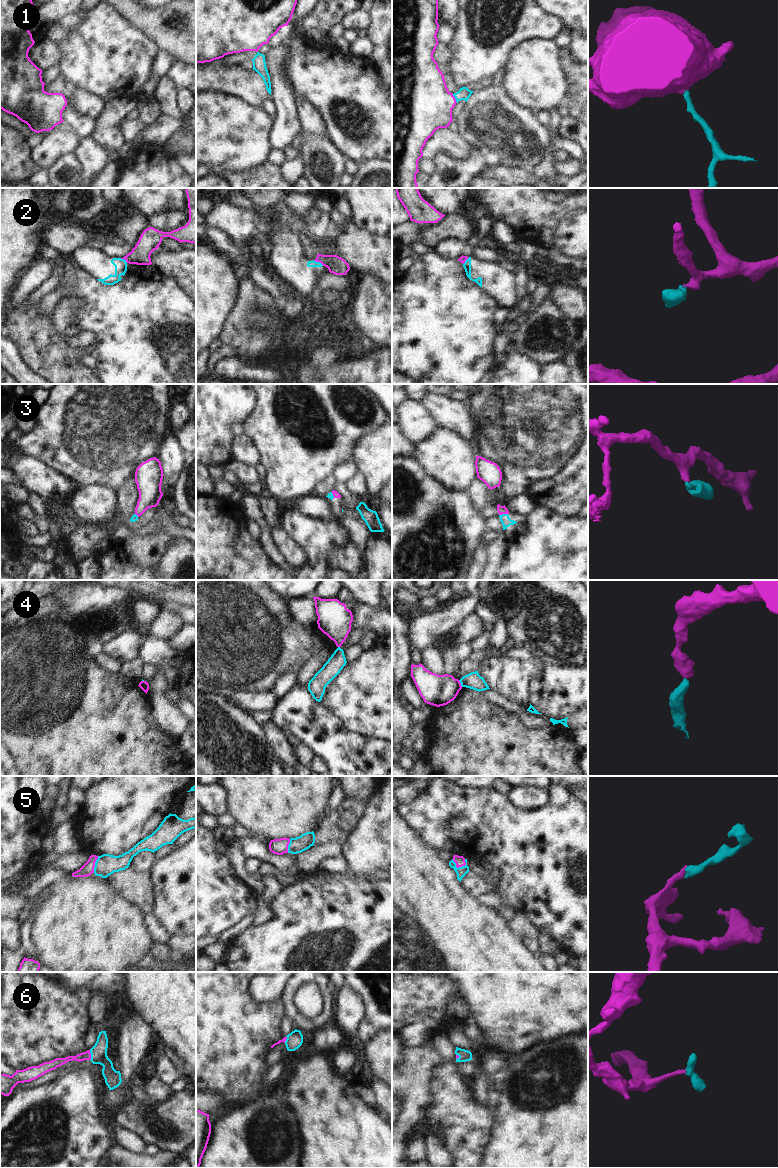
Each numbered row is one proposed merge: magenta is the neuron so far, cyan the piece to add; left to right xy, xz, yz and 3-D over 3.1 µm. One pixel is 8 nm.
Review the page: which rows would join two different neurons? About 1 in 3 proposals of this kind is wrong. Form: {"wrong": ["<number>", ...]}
{"wrong": ["2", "4"]}

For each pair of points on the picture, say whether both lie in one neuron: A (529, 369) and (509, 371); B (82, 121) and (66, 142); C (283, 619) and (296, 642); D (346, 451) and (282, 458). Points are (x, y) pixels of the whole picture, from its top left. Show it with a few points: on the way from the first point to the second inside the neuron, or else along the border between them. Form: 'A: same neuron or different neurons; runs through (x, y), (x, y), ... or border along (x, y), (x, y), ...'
A: same neuron; runs through (524, 371), (514, 371)
B: different neurons; border along (72, 129), (79, 138)
C: same neuron; runs through (283, 625), (283, 629), (290, 636)
D: same neuron; runs through (330, 451), (298, 453)

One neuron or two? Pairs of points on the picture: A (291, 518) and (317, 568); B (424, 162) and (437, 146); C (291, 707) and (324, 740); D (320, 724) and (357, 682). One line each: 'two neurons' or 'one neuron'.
A: one neuron
B: two neurons
C: one neuron
D: two neurons

